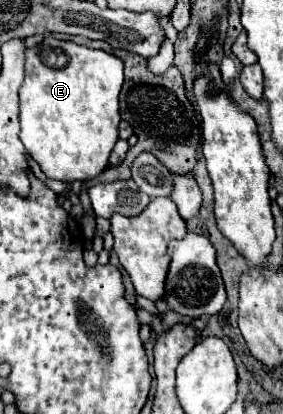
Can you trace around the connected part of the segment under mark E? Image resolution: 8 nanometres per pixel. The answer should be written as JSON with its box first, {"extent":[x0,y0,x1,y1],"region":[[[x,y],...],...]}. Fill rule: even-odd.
{"extent":[20,38,124,182],"region":[[[46,38],[42,46],[26,50],[26,82],[20,88],[20,140],[26,152],[38,162],[46,178],[74,182],[74,180],[90,180],[108,166],[110,152],[118,140],[118,124],[120,124],[120,108],[118,94],[124,82],[124,64],[118,56],[108,54],[104,50],[92,50],[88,46],[74,44],[70,40]],[[60,48],[68,62],[62,68],[52,68],[48,60],[48,50]]]}

